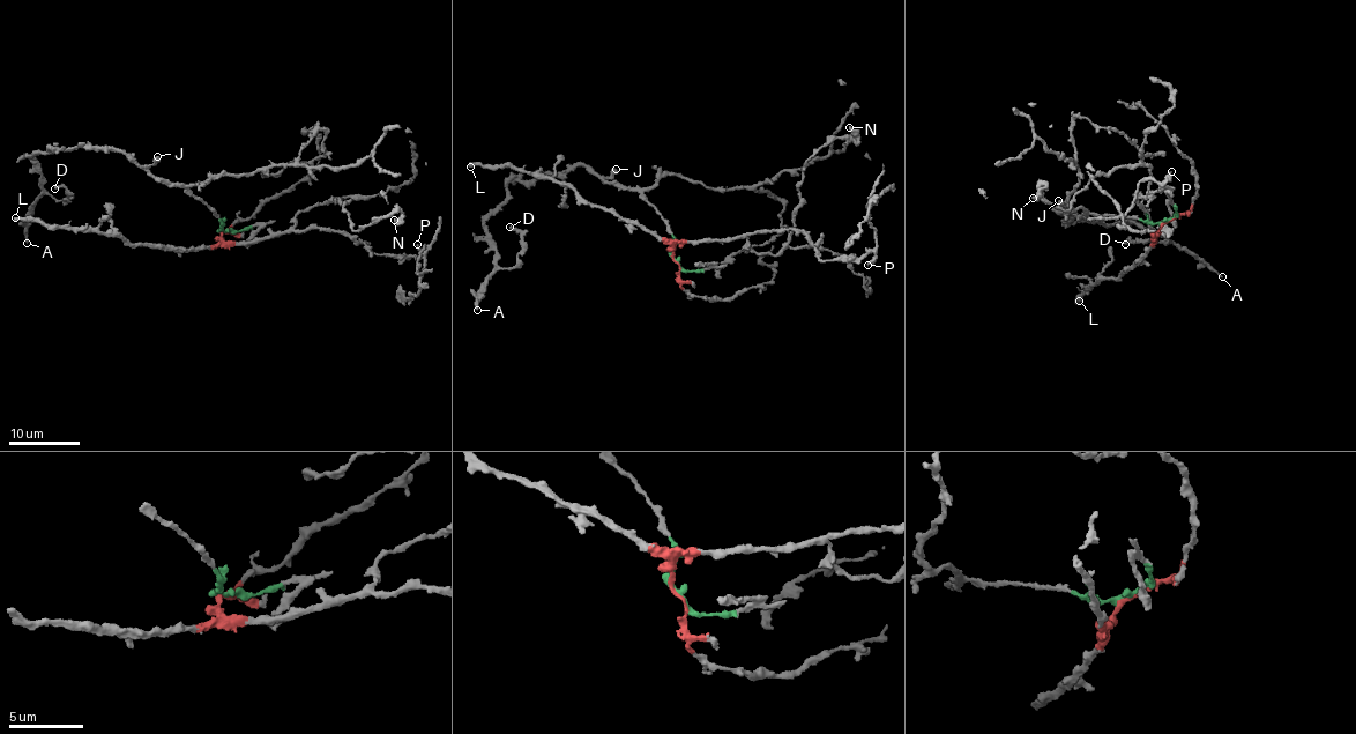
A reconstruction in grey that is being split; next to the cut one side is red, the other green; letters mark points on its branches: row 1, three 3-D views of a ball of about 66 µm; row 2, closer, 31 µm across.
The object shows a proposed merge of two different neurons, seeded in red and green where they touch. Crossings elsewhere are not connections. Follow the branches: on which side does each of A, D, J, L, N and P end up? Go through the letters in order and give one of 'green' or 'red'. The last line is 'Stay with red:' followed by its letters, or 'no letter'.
A: green
D: green
J: green
L: red
N: red
P: red
Stay with red: L, N, P

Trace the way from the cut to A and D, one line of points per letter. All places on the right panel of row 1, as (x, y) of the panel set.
A: (1168, 220), (1083, 219), (1055, 209), (1059, 208), (1068, 222), (1132, 221), (1200, 257), (1221, 277)
D: (1168, 220), (1083, 219), (1053, 207), (1068, 222), (1132, 221), (1168, 238), (1125, 243)

